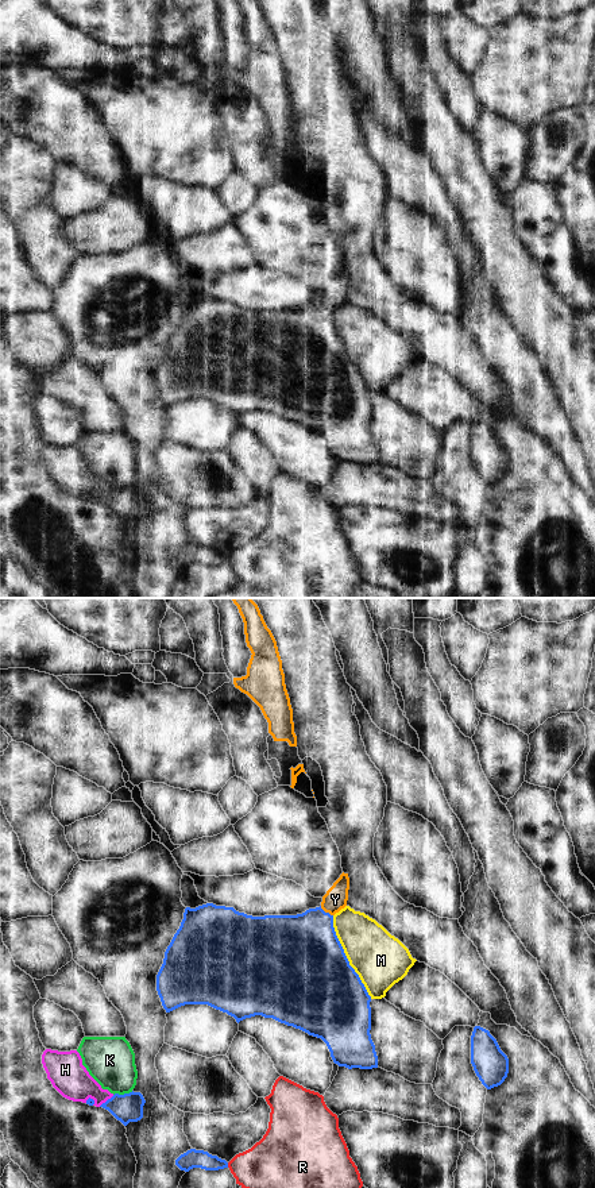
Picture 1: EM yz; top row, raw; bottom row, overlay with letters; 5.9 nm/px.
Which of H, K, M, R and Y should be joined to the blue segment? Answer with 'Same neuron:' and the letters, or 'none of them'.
Same neuron: Y

